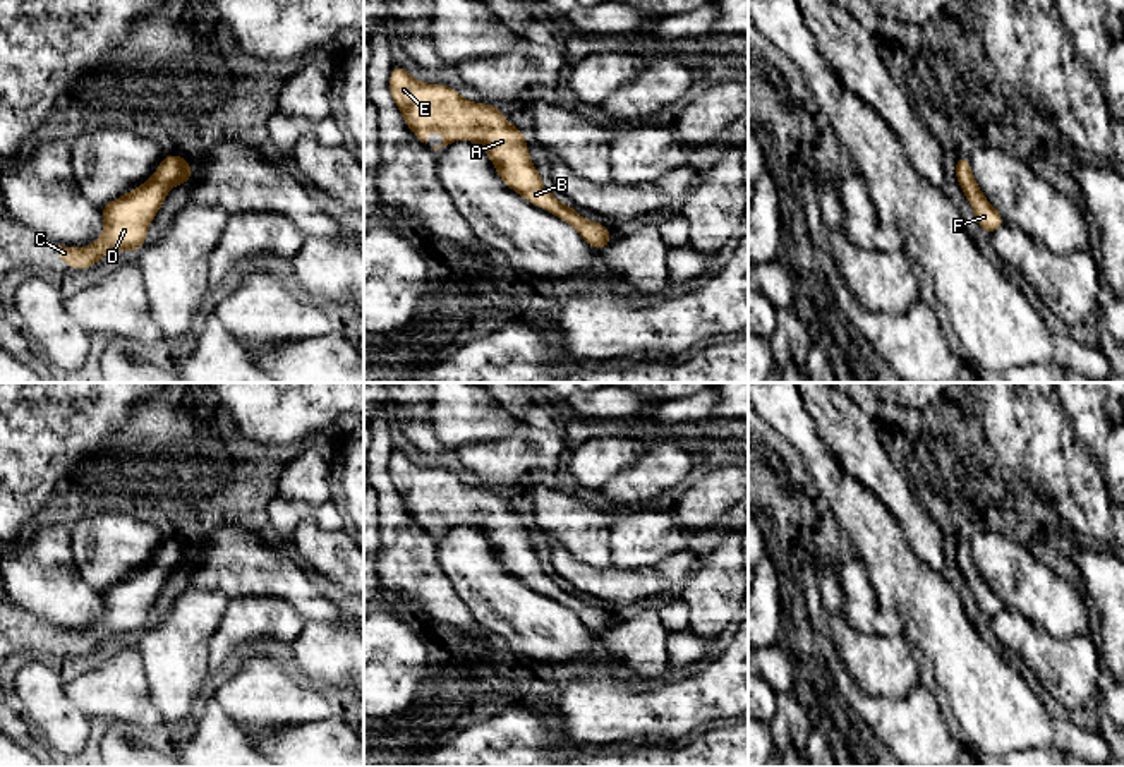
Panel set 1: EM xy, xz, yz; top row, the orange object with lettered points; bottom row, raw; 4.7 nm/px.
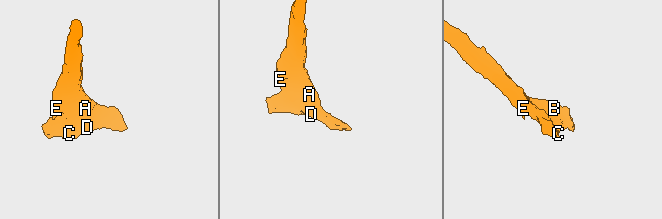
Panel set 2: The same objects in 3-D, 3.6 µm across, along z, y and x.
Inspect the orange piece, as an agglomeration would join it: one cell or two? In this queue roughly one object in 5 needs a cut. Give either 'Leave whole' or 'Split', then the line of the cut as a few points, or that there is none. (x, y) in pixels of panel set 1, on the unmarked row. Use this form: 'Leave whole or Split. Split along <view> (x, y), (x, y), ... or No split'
Leave whole. No split

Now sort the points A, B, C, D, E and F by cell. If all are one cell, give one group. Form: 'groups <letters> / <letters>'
groups A B C D E F

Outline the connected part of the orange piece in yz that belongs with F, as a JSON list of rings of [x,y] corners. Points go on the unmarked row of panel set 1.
[[[968,539],[958,541],[954,558],[959,571],[963,573],[963,578],[966,580],[966,583],[973,592],[980,613],[992,619],[995,614],[1004,611],[1006,607],[1000,597],[982,578],[971,558],[971,547]]]

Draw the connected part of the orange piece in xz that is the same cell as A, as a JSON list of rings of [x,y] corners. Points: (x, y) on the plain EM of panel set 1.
[[[400,450],[391,453],[390,479],[420,527],[427,528],[429,515],[443,518],[443,528],[432,530],[434,535],[458,523],[477,527],[511,575],[570,607],[590,631],[602,635],[614,625],[607,611],[582,602],[573,590],[565,590],[544,573],[529,542],[523,515],[513,511],[499,491],[467,486],[444,468],[424,468]]]

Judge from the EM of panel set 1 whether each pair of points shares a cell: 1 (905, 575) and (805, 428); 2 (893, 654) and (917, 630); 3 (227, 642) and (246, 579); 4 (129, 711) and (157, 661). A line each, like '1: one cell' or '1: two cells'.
1: one cell
2: two cells
3: two cells
4: two cells

